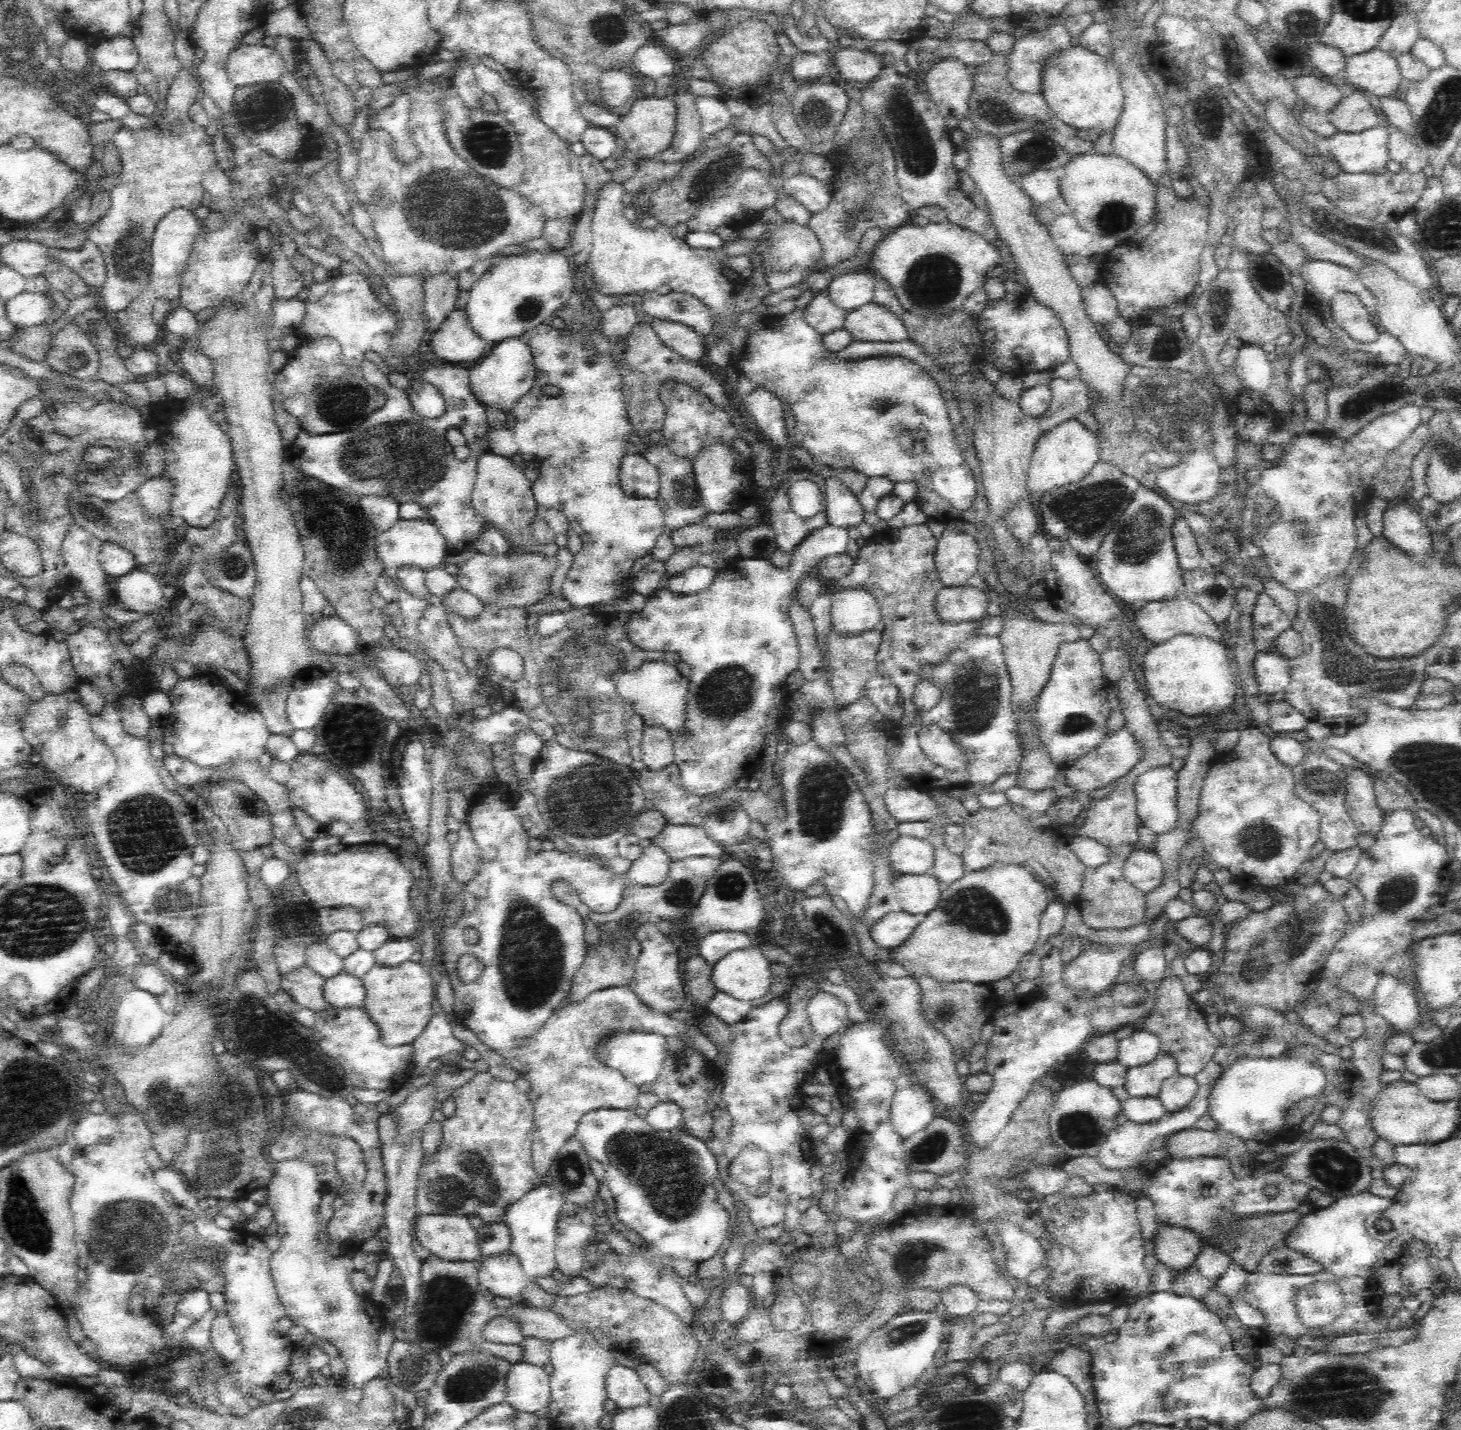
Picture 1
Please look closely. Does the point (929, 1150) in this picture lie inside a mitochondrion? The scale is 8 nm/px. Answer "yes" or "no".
yes

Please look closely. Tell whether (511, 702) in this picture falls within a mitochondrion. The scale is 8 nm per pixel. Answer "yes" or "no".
no

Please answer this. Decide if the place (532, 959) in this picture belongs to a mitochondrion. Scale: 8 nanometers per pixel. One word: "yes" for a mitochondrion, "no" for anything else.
yes

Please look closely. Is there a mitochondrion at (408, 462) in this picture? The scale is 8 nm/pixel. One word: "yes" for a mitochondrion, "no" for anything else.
yes

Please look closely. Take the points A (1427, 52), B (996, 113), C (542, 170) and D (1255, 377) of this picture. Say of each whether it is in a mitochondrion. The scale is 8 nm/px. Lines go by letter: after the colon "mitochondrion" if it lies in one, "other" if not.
A: other
B: mitochondrion
C: mitochondrion
D: other

